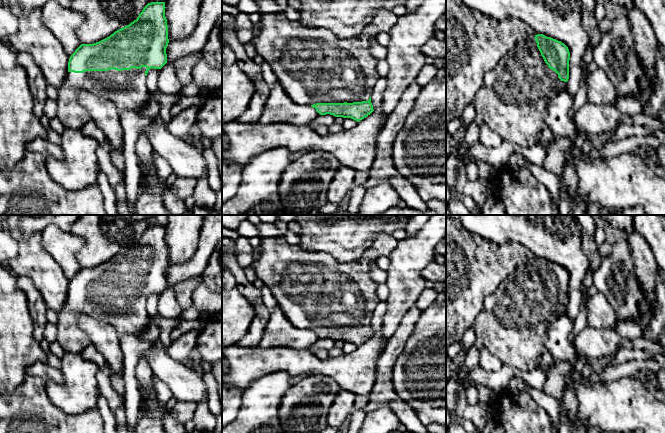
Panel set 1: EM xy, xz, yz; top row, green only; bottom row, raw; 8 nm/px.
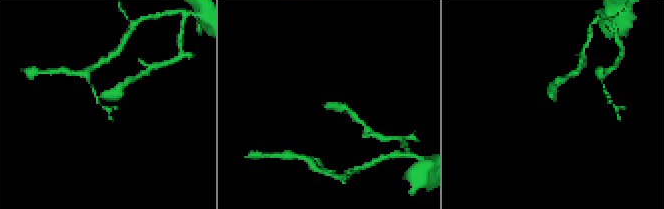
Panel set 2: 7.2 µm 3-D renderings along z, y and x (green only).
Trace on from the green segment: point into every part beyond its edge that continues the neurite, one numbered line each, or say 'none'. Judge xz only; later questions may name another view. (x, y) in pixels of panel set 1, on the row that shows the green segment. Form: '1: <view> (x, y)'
1: xz (312, 65)

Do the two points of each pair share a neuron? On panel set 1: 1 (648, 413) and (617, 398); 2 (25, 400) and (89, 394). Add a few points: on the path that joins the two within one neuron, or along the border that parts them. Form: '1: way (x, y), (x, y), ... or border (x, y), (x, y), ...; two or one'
1: way (640, 410), (625, 405); one
2: border (45, 381), (47, 397), (66, 414); two

